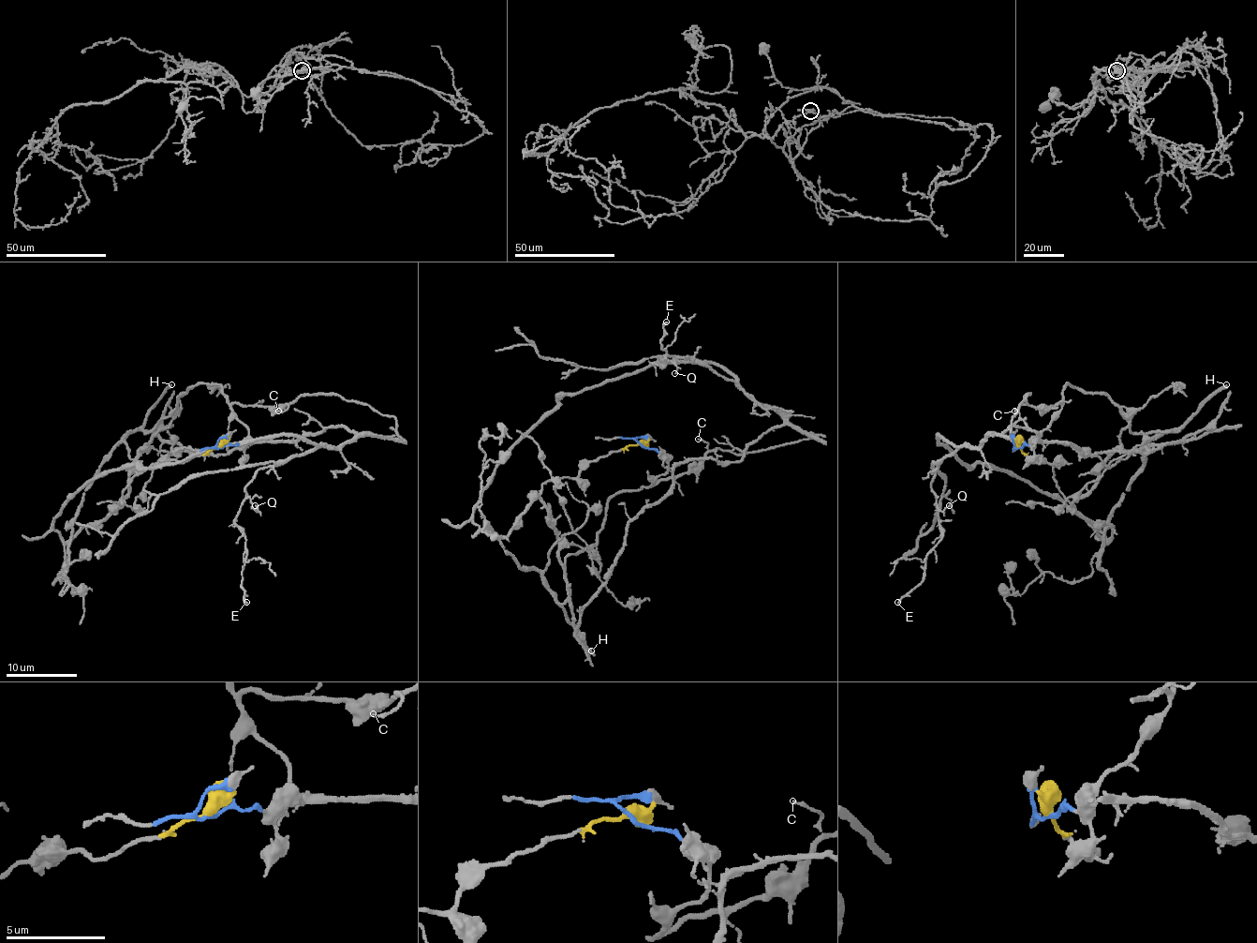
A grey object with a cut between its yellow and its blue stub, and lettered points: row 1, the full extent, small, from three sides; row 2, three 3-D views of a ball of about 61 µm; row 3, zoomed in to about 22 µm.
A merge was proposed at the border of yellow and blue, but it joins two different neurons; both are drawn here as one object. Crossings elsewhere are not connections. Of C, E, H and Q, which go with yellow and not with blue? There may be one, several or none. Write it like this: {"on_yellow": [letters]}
{"on_yellow": ["E", "Q"]}

